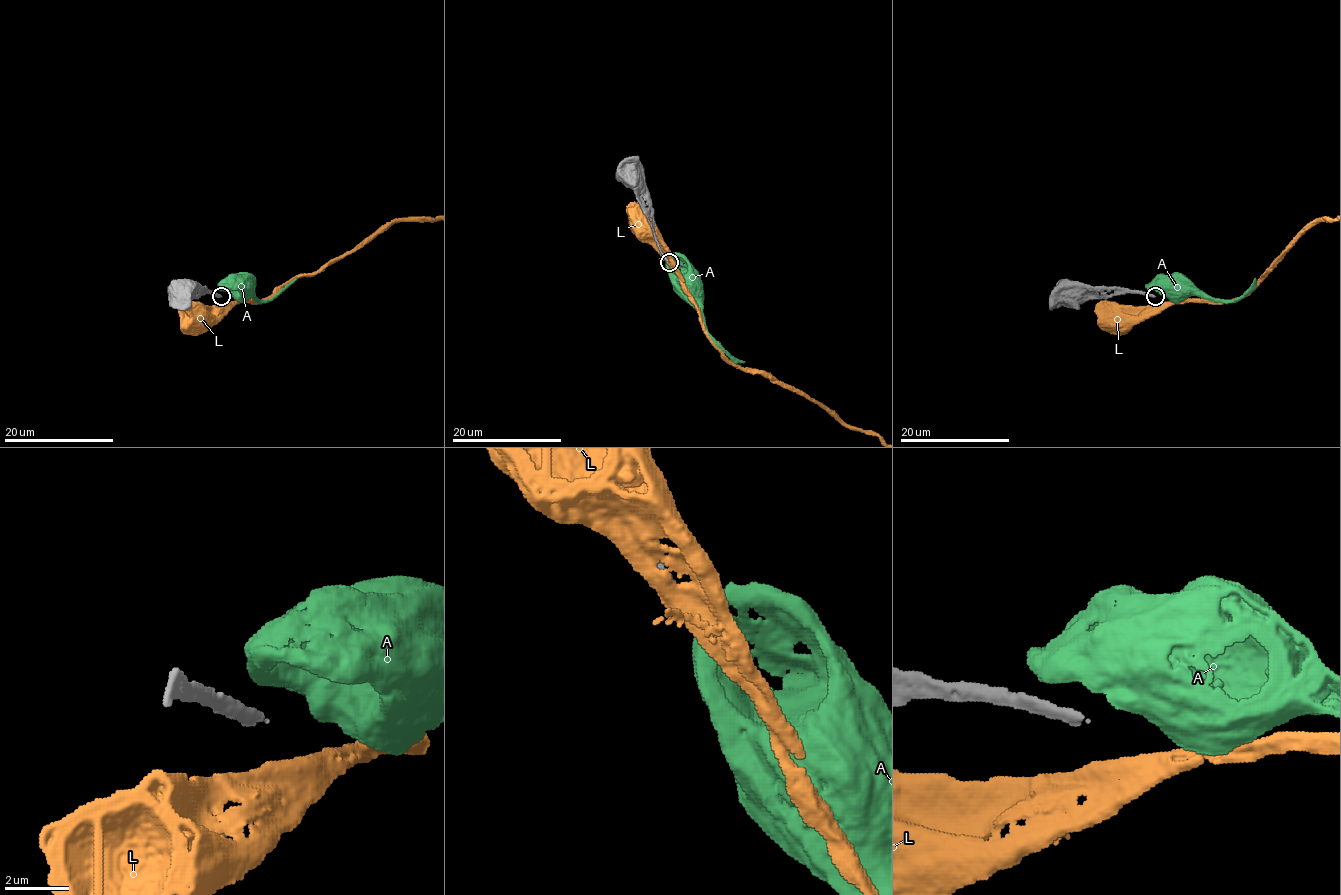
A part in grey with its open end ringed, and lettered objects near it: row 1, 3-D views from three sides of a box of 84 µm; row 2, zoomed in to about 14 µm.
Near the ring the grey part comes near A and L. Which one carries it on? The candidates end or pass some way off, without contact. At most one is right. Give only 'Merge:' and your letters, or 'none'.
Merge: none

